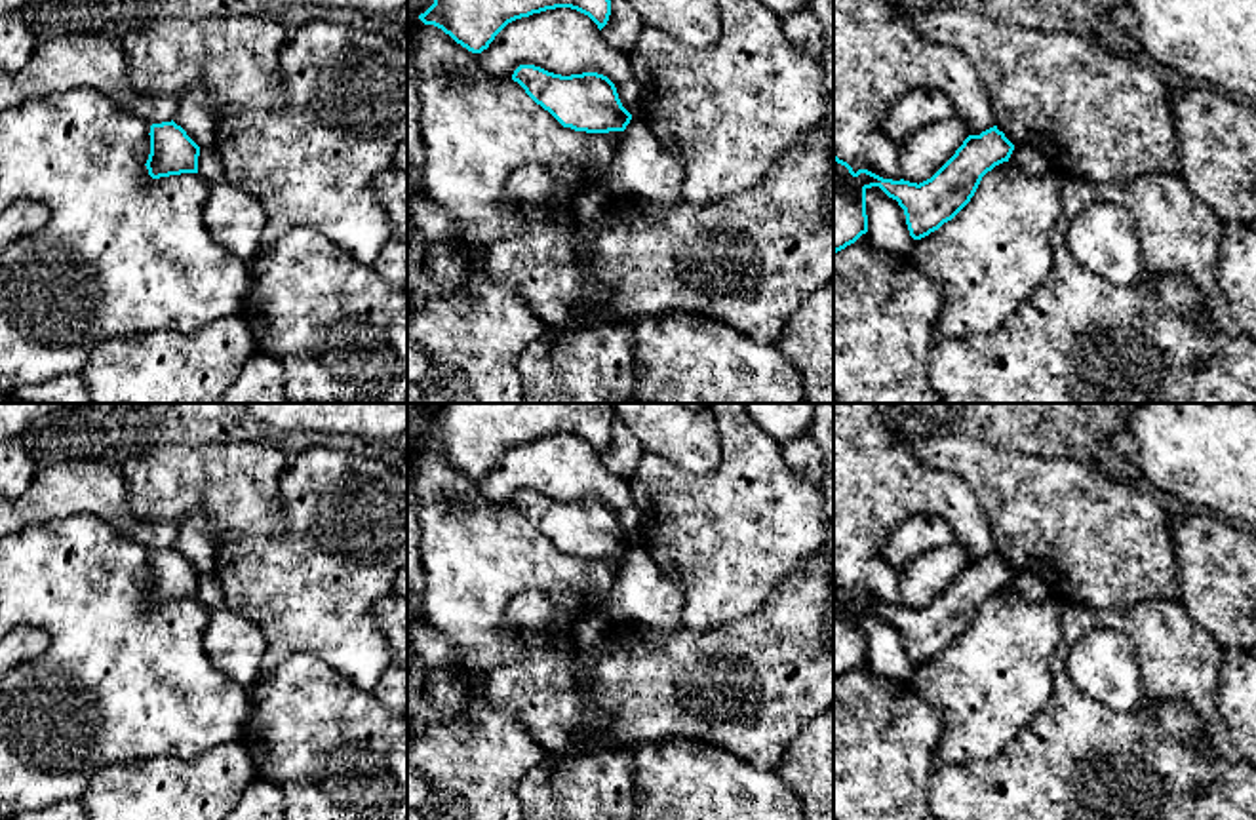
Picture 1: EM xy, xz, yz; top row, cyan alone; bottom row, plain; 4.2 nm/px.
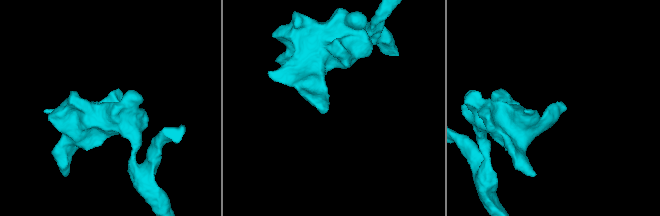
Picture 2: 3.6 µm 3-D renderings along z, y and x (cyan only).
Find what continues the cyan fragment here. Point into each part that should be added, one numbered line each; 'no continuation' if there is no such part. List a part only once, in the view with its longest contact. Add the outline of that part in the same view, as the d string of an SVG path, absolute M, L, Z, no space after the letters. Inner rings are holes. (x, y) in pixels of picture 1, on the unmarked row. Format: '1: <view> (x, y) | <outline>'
no continuation

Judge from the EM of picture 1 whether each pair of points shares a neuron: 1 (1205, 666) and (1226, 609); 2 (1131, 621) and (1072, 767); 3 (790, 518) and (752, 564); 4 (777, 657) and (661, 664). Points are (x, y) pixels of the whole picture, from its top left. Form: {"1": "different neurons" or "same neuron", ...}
{"1": "different neurons", "2": "same neuron", "3": "same neuron", "4": "same neuron"}

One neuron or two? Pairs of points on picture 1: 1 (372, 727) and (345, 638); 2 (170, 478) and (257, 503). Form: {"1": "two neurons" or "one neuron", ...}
{"1": "two neurons", "2": "one neuron"}

